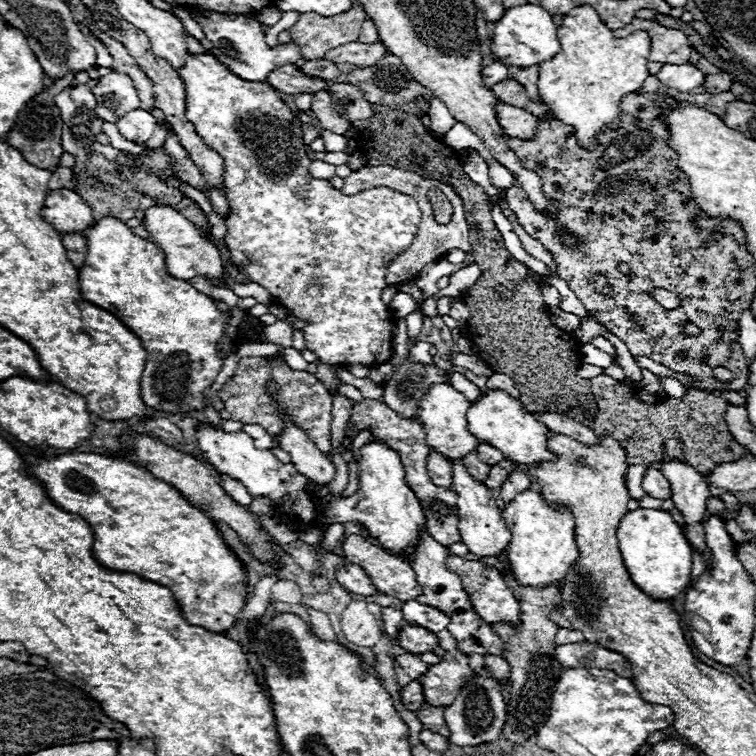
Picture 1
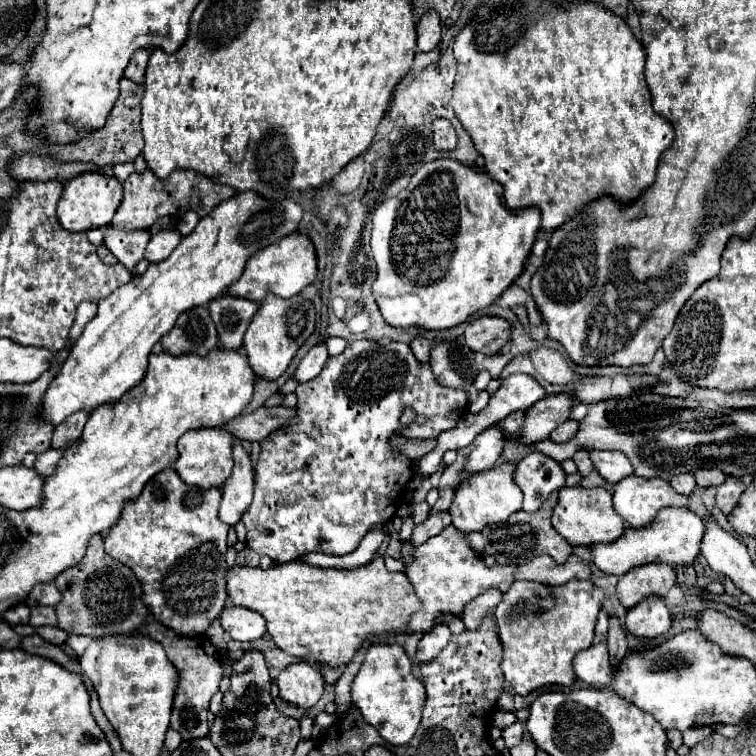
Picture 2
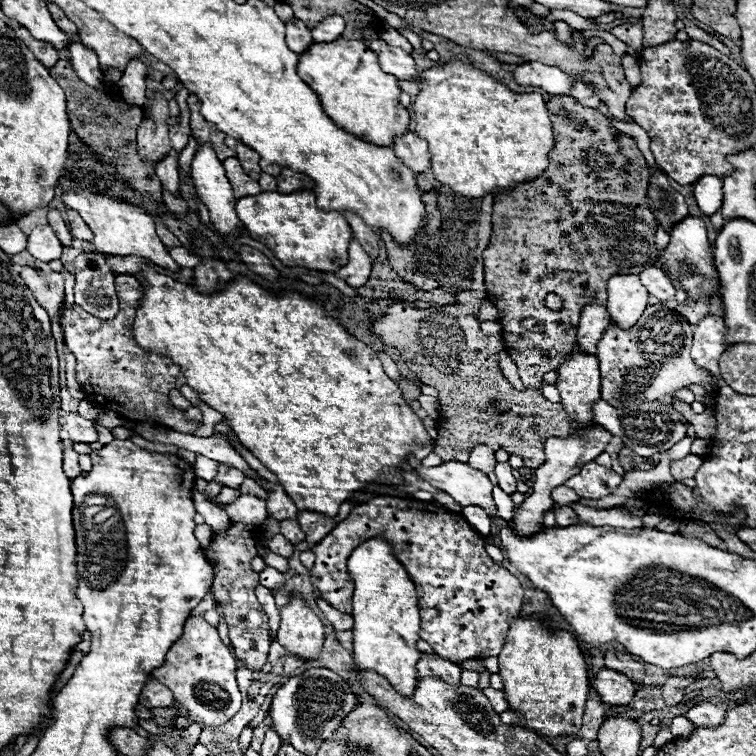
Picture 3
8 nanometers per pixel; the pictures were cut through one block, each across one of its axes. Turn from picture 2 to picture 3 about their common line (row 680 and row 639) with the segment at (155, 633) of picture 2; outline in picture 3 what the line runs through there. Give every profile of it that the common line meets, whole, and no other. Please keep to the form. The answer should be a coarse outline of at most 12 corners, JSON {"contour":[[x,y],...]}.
{"contour":[[202,616],[152,678],[202,726],[240,710],[236,660]]}

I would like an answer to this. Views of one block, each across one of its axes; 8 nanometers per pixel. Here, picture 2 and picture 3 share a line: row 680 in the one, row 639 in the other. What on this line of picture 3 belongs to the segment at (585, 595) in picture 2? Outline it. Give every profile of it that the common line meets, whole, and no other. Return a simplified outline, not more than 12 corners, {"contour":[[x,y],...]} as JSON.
{"contour":[[516,618],[500,676],[518,726],[576,736],[590,692],[568,632]]}

